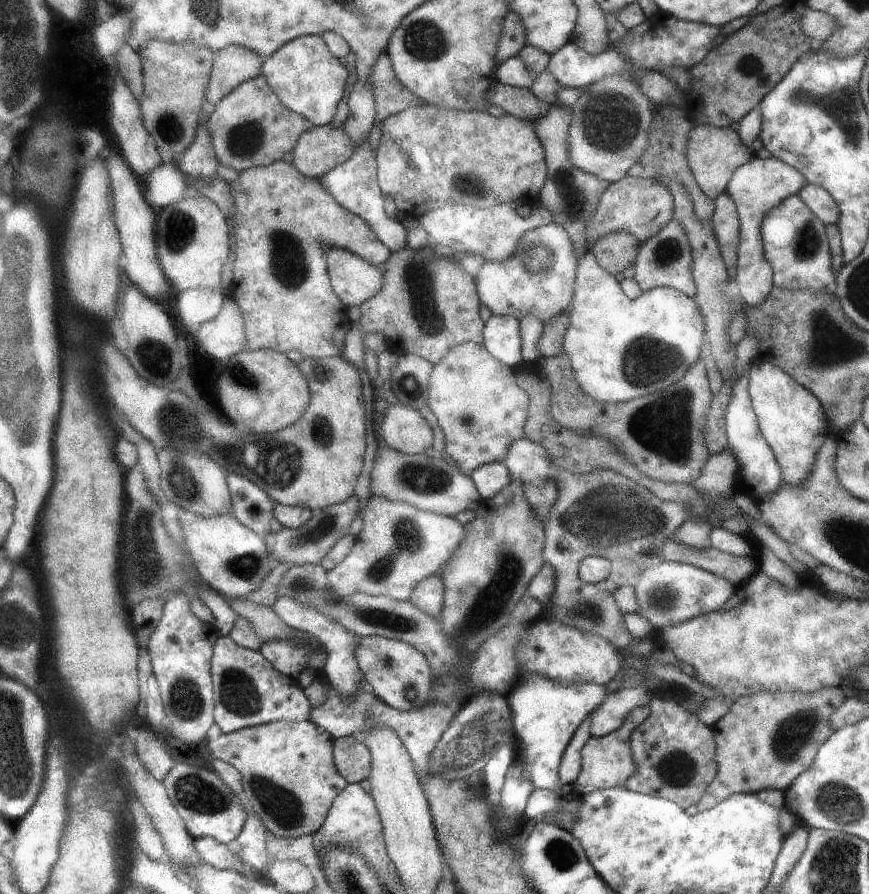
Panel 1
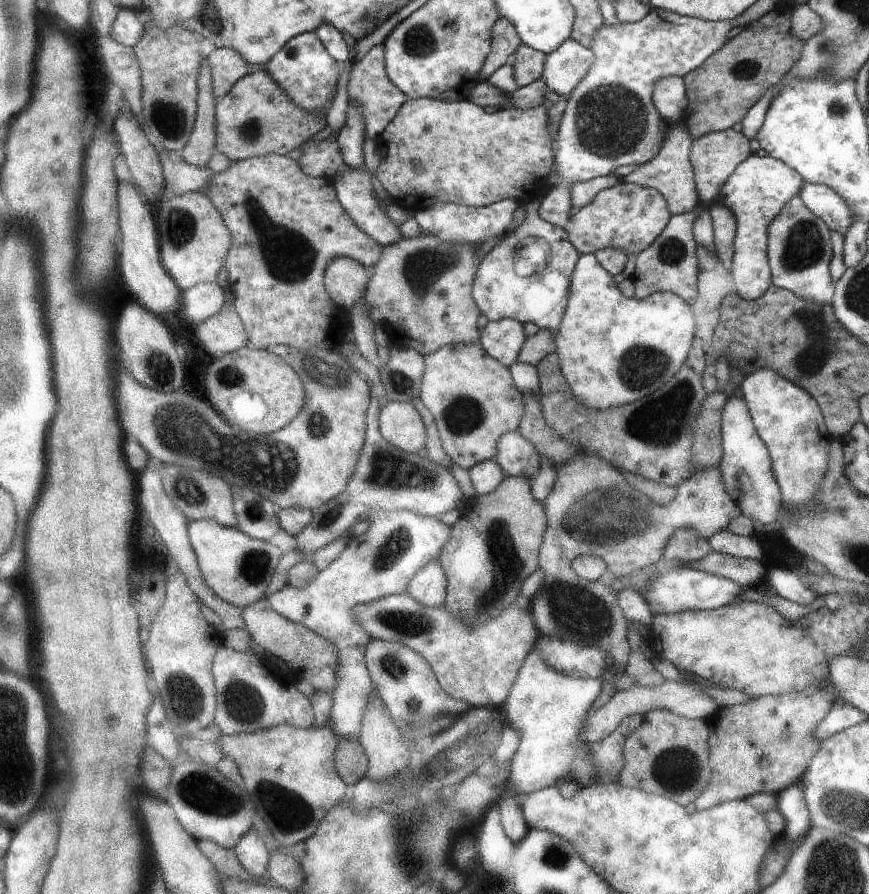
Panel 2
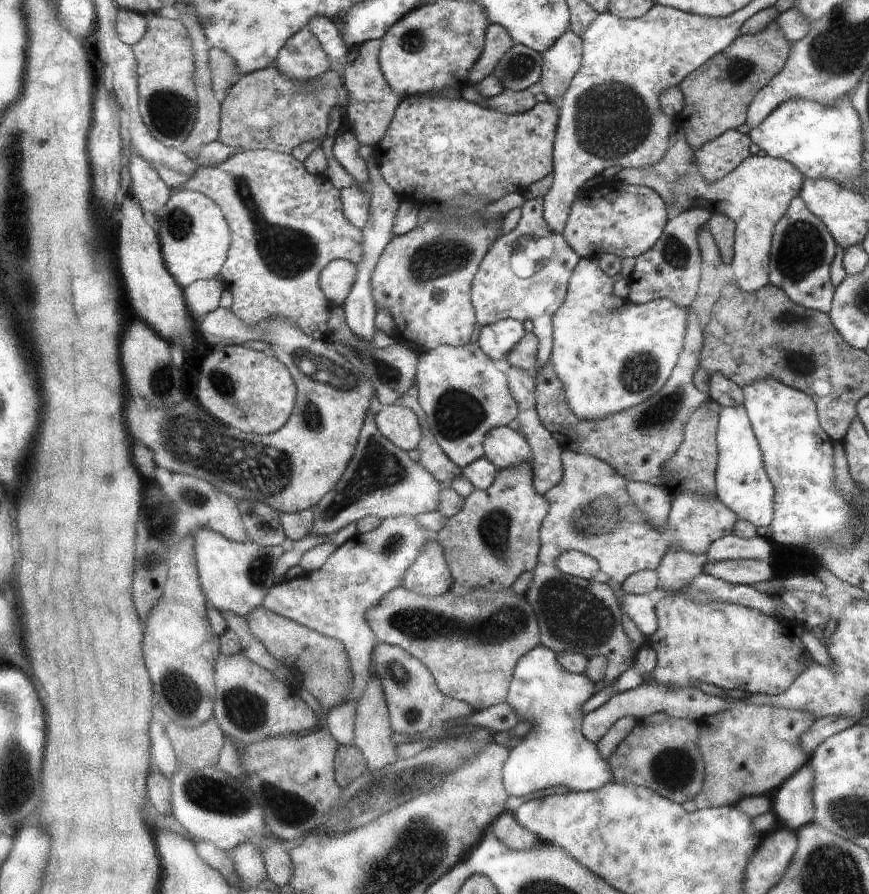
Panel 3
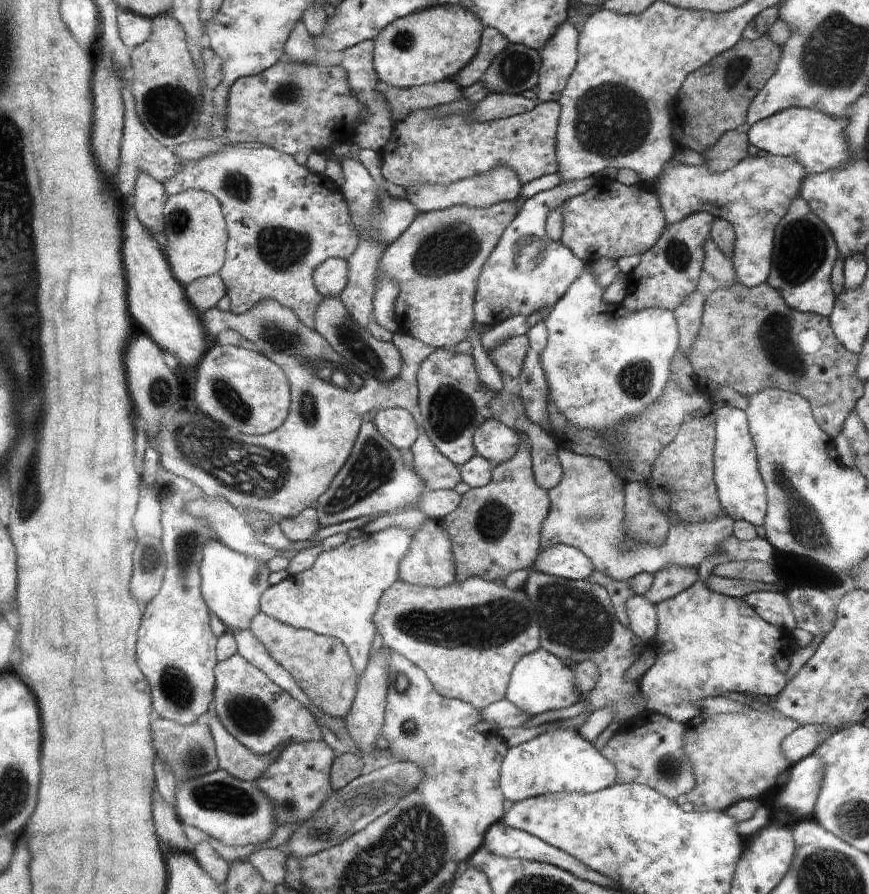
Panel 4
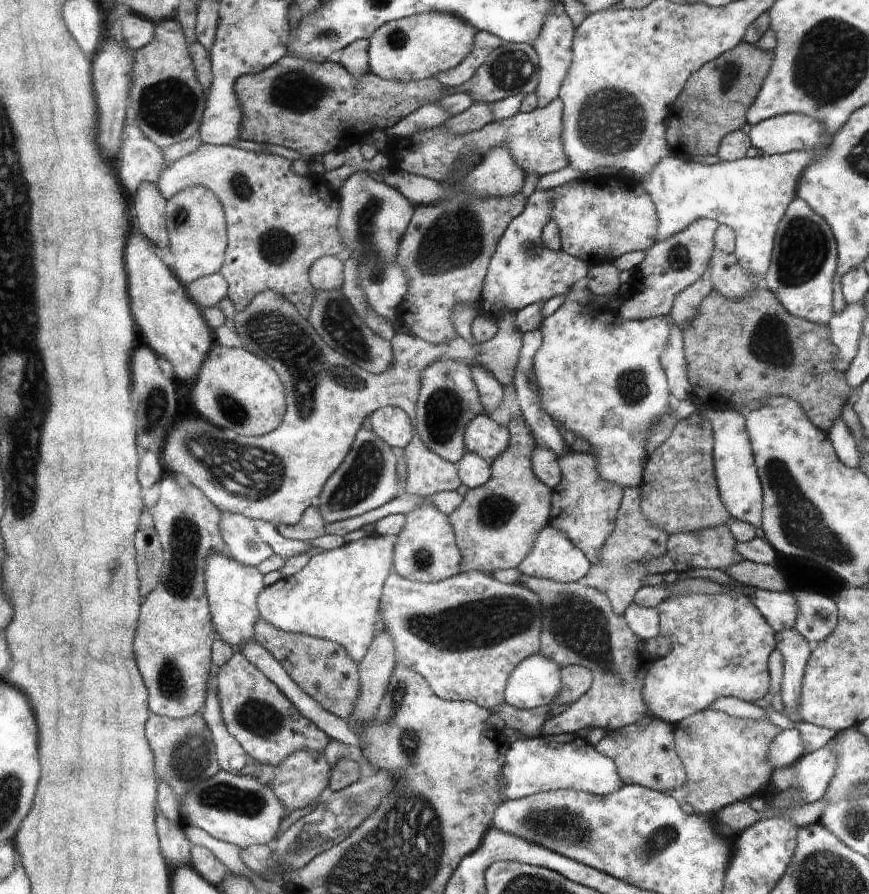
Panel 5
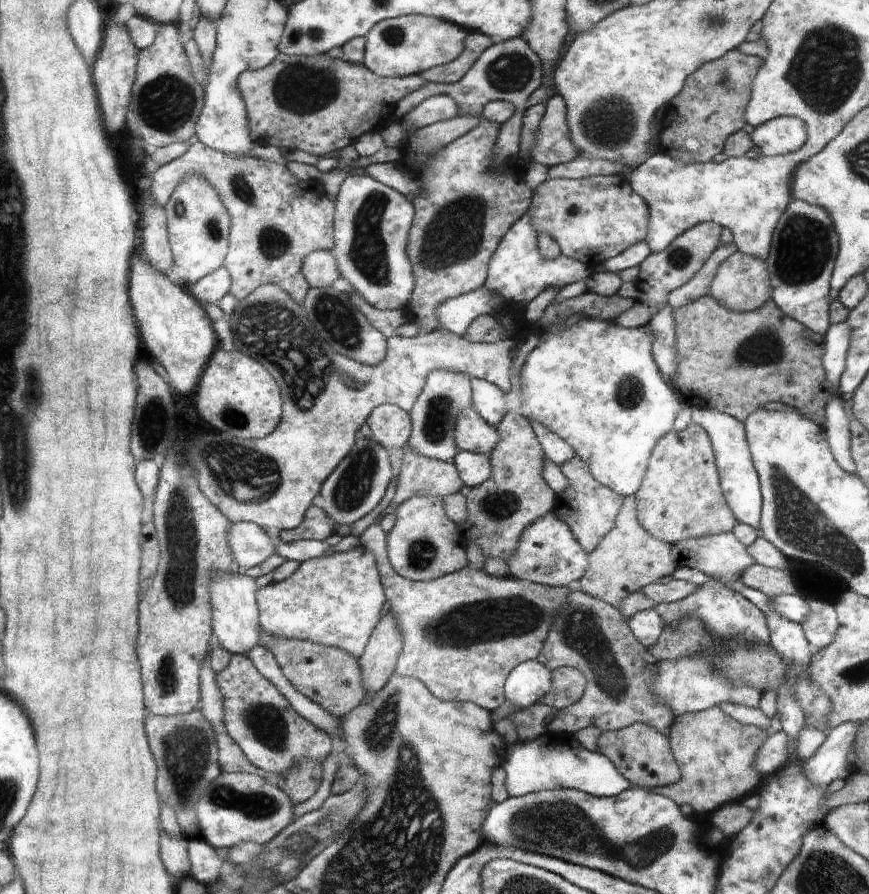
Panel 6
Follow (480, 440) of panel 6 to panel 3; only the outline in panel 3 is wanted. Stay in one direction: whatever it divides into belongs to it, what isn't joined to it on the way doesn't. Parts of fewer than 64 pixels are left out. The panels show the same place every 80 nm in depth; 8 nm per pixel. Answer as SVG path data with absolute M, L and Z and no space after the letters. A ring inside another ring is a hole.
M513 425L492 429L483 440L484 458L497 469L517 467L531 462L534 452L525 436Z

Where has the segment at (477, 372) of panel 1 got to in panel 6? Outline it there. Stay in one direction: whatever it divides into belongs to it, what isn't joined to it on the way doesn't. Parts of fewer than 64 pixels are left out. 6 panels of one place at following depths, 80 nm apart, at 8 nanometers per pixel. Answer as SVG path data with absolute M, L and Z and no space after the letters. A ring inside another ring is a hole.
M440 369L432 372L426 380L426 387L409 412L412 426L409 449L439 461L454 461L458 447L455 442L457 417L470 406L472 387L471 378L467 374Z

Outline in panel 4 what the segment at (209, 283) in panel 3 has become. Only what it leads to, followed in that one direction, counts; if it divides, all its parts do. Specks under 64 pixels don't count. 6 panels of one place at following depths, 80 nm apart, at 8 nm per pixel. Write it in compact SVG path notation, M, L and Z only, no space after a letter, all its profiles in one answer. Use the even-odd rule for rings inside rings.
M219 274L200 277L187 285L187 295L201 314L216 307L217 302L227 293L225 284Z

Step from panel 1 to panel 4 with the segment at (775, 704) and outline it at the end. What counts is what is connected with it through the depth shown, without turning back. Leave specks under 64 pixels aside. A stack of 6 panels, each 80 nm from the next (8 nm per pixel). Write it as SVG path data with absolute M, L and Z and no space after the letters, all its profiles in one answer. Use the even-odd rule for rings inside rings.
M758 705L743 713L706 716L700 712L685 724L685 751L695 770L696 786L677 801L681 805L691 802L695 810L722 811L736 801L762 800L768 792L775 792L780 773L794 767L783 751L783 742L800 725L776 709L759 710Z

